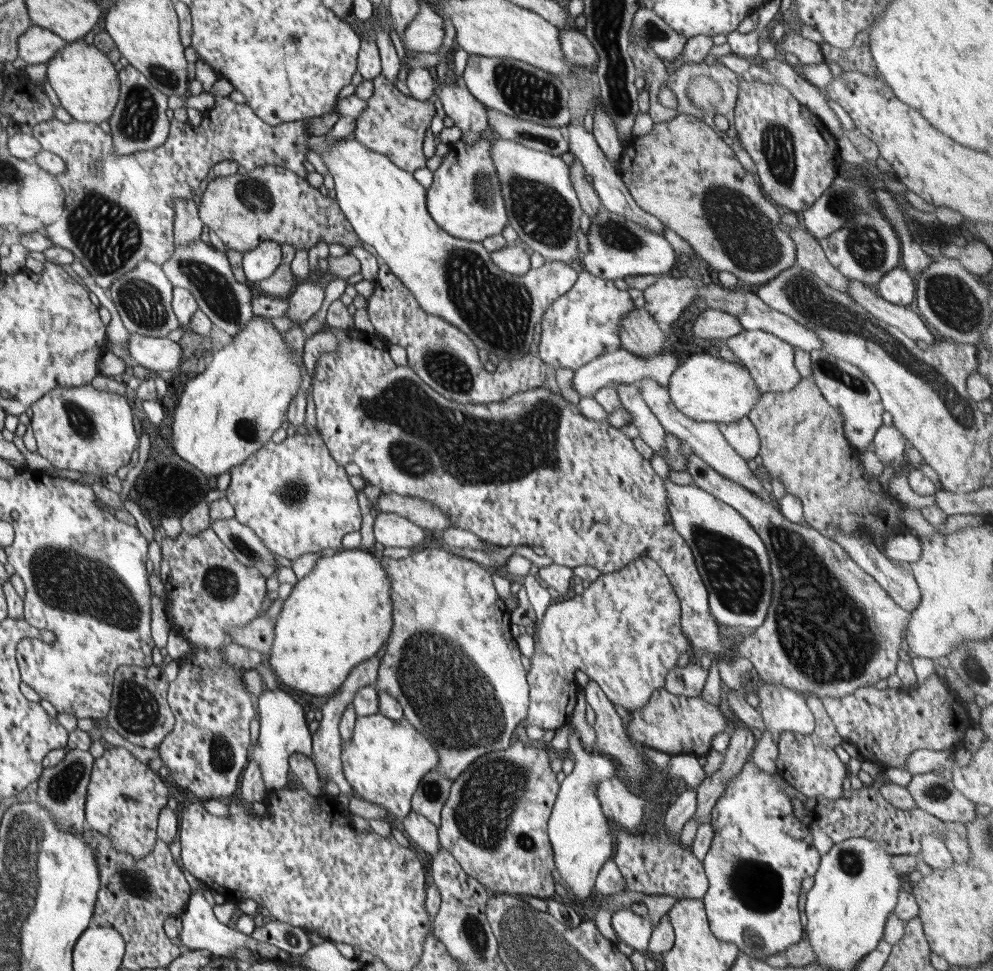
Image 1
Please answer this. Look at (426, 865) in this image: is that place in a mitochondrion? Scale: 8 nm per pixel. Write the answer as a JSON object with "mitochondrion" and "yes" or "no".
{"mitochondrion":"no"}

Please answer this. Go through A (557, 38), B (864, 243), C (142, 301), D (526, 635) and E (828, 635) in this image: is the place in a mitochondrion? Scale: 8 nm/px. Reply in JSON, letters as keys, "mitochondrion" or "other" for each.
{"A":"other","B":"mitochondrion","C":"mitochondrion","D":"other","E":"mitochondrion"}

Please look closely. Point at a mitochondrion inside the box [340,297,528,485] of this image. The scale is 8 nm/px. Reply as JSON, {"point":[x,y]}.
{"point":[451,373]}

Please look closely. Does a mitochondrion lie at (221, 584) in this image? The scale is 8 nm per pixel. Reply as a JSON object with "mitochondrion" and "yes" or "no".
{"mitochondrion":"yes"}

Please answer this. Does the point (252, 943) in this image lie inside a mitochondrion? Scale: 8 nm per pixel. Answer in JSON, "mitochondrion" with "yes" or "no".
{"mitochondrion":"no"}

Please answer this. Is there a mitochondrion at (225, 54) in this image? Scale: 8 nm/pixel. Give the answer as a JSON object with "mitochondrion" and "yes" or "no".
{"mitochondrion":"no"}

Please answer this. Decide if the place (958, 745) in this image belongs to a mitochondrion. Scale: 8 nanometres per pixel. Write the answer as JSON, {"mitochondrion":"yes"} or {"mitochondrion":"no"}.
{"mitochondrion":"no"}

